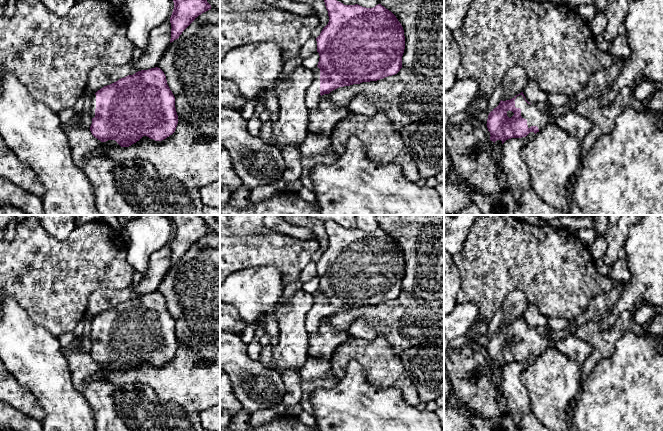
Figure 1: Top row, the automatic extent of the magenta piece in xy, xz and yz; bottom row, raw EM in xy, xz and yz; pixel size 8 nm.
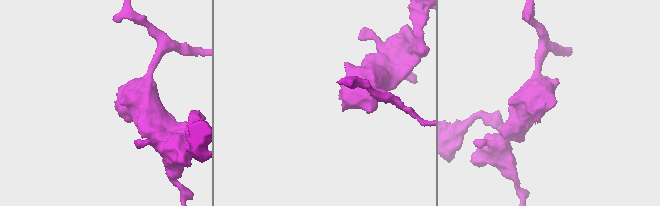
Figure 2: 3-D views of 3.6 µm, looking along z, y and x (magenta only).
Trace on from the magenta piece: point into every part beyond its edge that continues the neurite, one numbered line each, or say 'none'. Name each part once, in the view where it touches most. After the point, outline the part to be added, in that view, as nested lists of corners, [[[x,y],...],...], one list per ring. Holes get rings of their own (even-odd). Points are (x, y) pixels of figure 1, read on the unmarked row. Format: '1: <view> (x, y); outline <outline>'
1: yz (537, 339); outline [[[522,319],[516,321],[515,331],[521,333],[522,342],[527,344],[528,352],[537,350],[539,355],[549,346],[553,346],[553,341],[548,336],[548,331],[544,328],[528,328]]]

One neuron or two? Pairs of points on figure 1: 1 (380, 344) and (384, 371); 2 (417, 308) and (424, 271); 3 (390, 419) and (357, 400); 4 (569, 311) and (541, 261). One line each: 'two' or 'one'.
1: one
2: two
3: one
4: one

